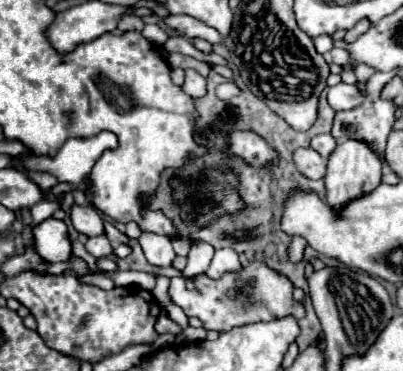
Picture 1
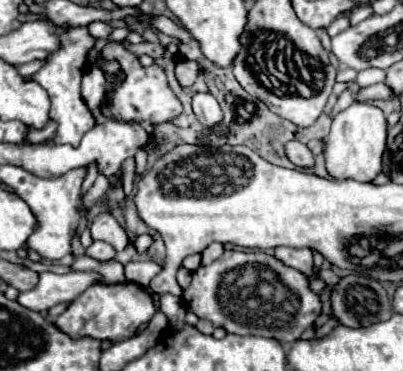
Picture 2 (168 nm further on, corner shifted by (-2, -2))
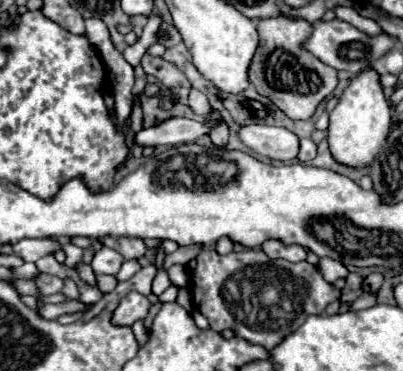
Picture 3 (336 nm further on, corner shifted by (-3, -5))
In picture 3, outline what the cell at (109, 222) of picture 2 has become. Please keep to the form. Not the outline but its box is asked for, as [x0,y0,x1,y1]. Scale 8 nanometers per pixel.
[101,236,147,260]

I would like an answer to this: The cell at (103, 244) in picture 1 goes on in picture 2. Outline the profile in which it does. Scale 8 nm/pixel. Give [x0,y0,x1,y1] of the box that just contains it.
[86,241,116,261]

